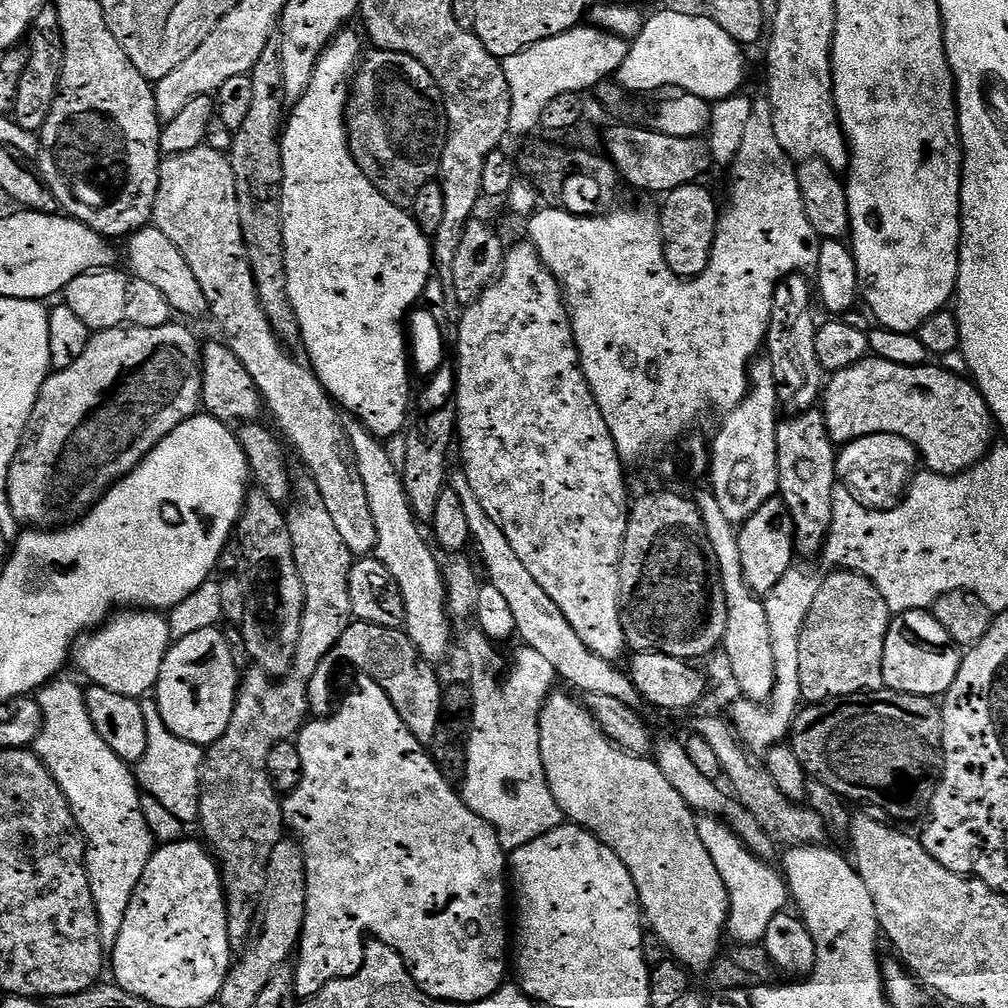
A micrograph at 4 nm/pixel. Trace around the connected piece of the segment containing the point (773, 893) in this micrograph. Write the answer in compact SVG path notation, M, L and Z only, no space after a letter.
M701 815L697 819L698 838L702 838L702 846L710 850L710 858L714 858L714 866L718 866L718 874L722 874L722 882L726 882L728 891L728 926L726 929L729 937L733 936L736 944L759 944L763 941L770 922L779 912L785 911L788 905L788 888L784 880L771 867L769 861L761 860L732 832L732 827L725 824L719 816Z

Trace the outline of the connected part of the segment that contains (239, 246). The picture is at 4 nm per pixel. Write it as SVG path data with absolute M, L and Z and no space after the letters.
M207 146L167 157L160 166L160 185L152 220L154 227L162 230L162 234L166 234L166 238L170 238L170 242L174 242L178 250L182 250L186 262L190 262L190 270L194 270L194 278L198 278L202 285L202 294L206 294L211 319L216 319L217 326L224 331L223 339L228 348L234 350L234 354L246 366L250 378L254 378L254 386L258 386L267 411L269 408L276 419L275 427L282 433L290 448L292 443L293 450L308 467L305 468L307 475L318 486L322 502L326 502L326 510L330 510L330 518L334 518L334 526L338 526L338 534L342 534L342 542L346 542L353 557L371 557L376 551L378 530L374 526L374 514L370 514L370 498L366 498L366 486L362 486L348 435L344 433L345 421L340 420L341 413L337 405L322 386L322 382L318 382L311 367L304 362L299 364L292 357L295 355L280 343L258 302L258 290L254 286L254 274L250 270L250 258L246 254L242 238L242 222L238 218L238 190L234 186L231 159L225 153Z

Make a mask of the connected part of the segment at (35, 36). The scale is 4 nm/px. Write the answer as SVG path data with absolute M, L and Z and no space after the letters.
M53 7L45 8L36 16L28 36L29 42L27 68L19 83L18 98L15 99L12 117L16 124L34 134L43 128L45 120L53 108L59 92L60 74L64 65L64 42L57 12Z

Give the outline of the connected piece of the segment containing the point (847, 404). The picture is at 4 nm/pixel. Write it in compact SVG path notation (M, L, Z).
M865 358L840 372L831 373L829 380L832 381L824 396L822 392L822 411L833 444L843 446L866 434L898 434L910 441L923 459L924 456L928 459L926 468L929 472L936 472L940 476L957 476L959 472L973 468L993 447L992 411L971 379L949 372L943 366L932 367L911 368L879 358Z

